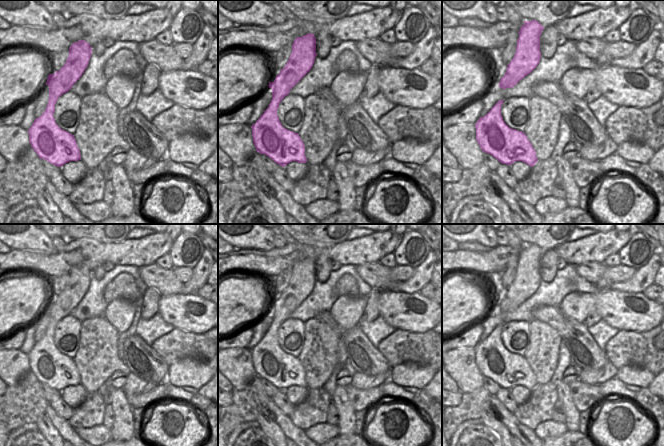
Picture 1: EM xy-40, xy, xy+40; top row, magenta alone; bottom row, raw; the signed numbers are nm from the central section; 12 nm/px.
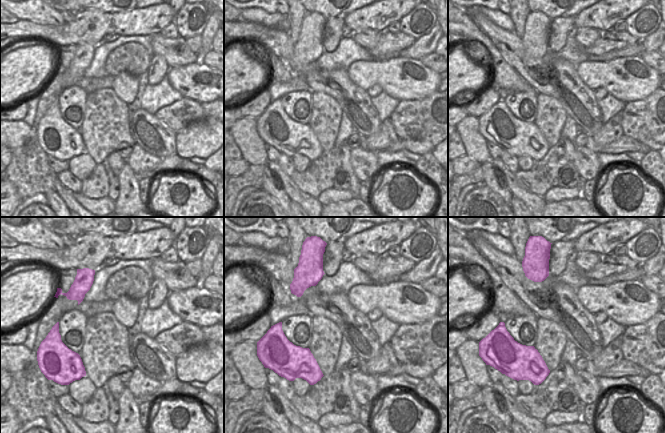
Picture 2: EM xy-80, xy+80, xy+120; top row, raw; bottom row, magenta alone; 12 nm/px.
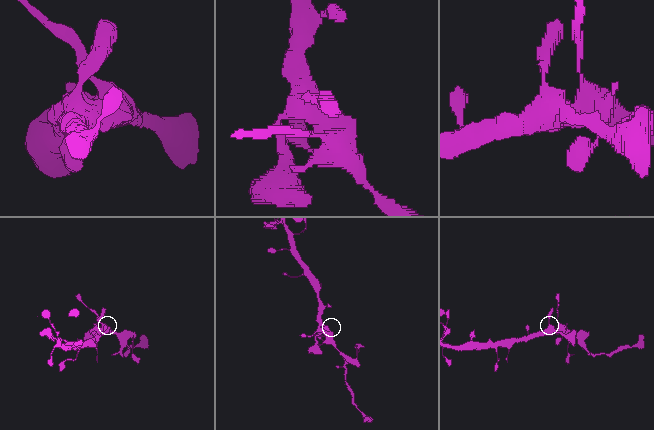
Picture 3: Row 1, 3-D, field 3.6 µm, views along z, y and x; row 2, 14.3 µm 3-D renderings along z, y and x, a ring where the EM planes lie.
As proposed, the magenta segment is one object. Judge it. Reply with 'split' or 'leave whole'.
leave whole

